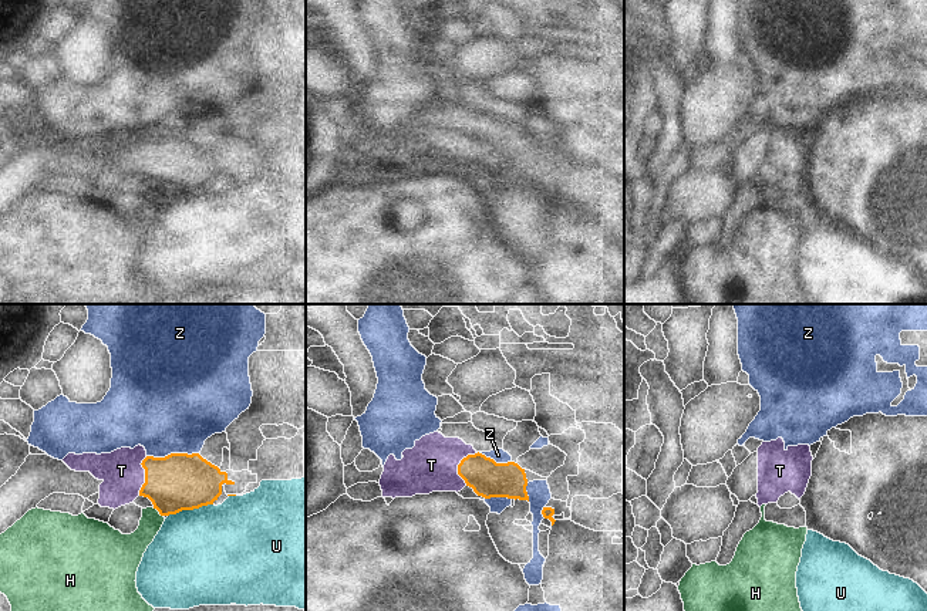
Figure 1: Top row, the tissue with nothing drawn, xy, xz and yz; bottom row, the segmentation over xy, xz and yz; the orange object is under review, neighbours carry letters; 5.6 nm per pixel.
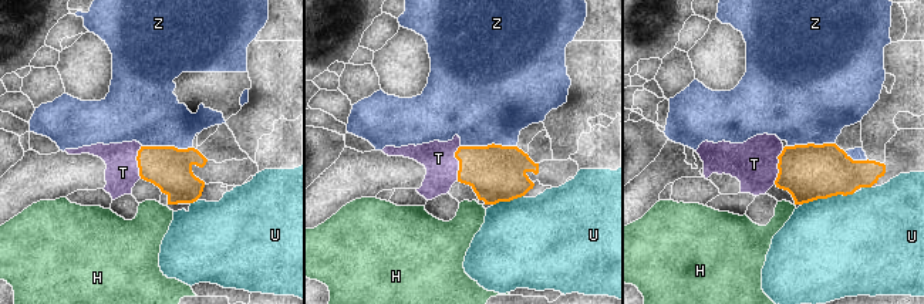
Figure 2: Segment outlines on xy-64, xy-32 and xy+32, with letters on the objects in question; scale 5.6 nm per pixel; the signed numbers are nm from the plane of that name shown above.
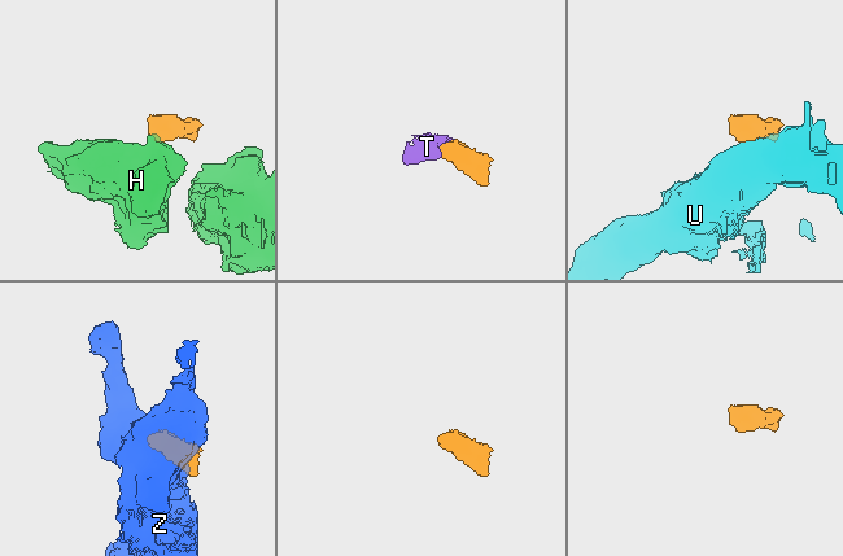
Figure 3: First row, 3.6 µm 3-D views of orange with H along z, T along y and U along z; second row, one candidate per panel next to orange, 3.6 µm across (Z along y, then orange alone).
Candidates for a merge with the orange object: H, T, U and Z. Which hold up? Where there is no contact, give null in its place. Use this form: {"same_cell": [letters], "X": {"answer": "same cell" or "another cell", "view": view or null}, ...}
{"same_cell": ["T"], "H": {"answer": "another cell", "view": "xy"}, "T": {"answer": "same cell", "view": "xz"}, "U": {"answer": "another cell", "view": "xy"}, "Z": {"answer": "another cell", "view": "xy"}}

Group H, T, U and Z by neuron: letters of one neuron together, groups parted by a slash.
H / T / U / Z

